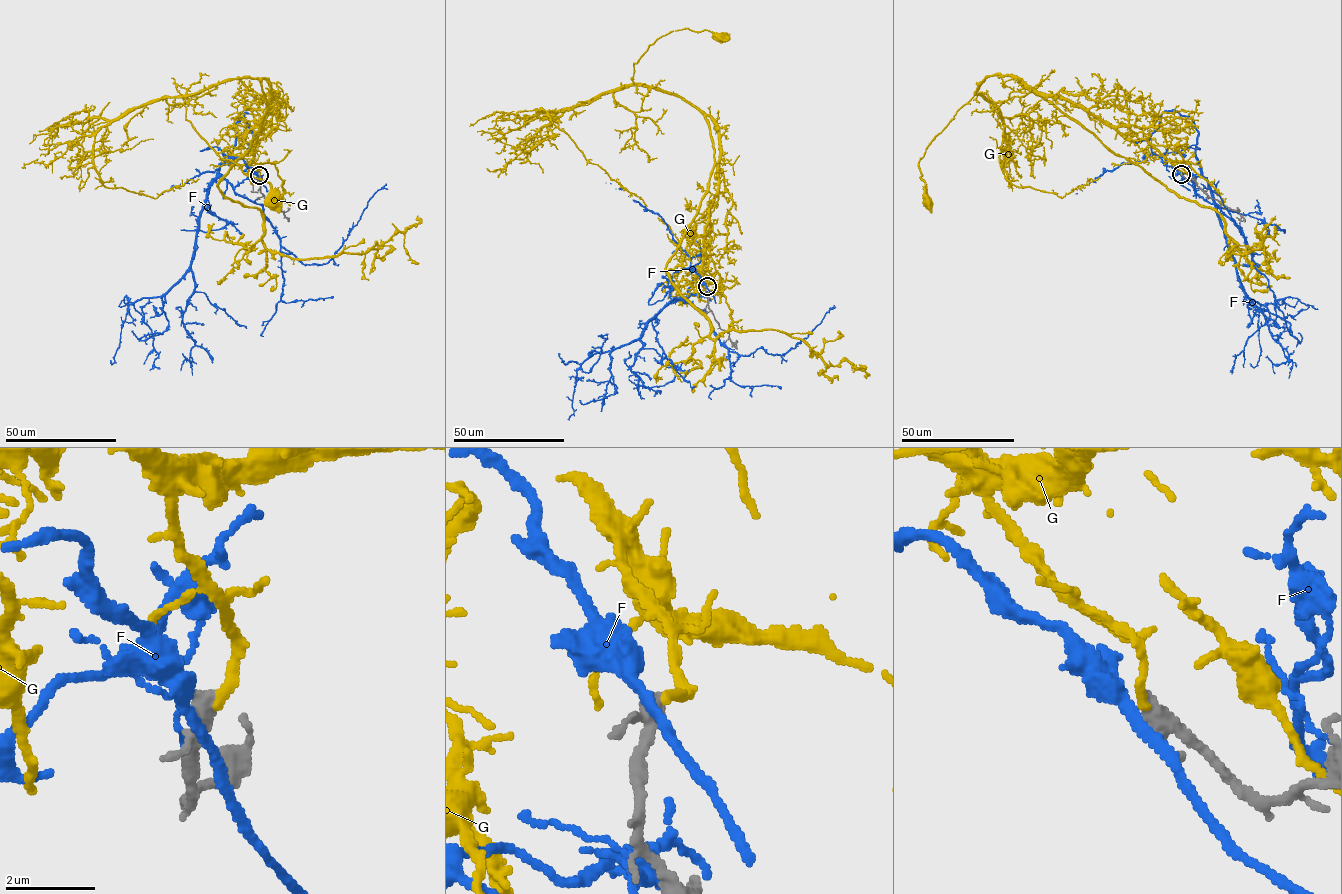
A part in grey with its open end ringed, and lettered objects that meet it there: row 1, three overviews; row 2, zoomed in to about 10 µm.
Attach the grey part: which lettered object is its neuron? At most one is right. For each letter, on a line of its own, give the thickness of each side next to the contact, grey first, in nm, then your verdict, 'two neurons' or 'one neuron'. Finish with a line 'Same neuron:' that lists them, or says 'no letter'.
F: 360/240 nm | two neurons
G: 320/220 nm | one neuron
Same neuron: G

